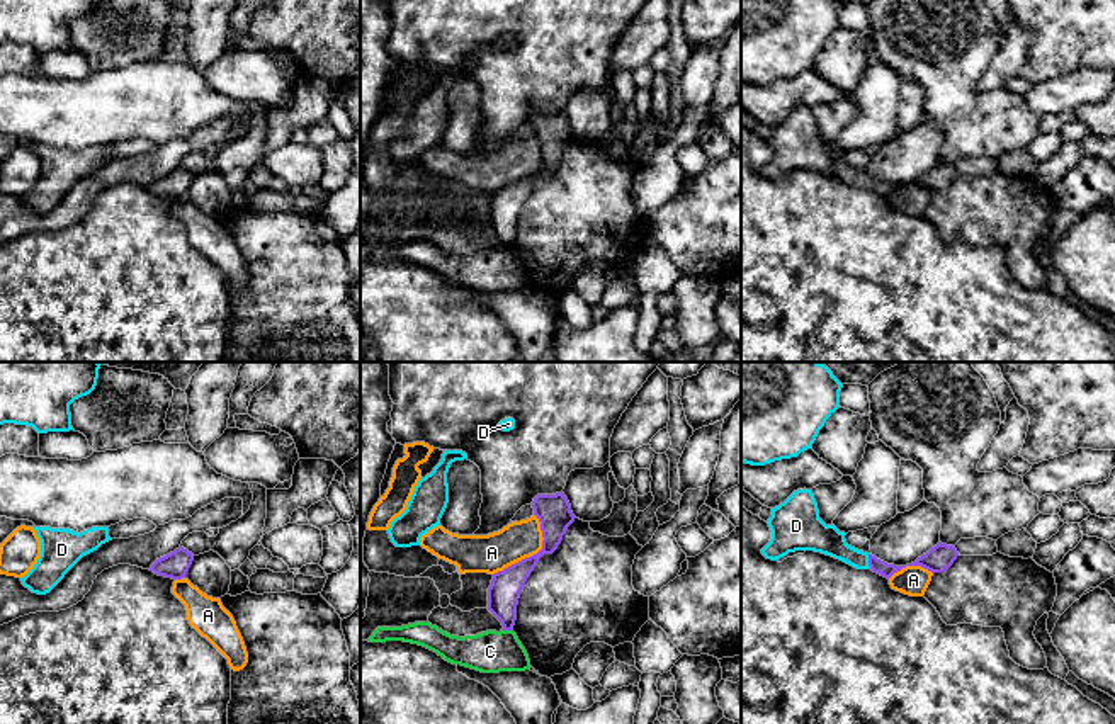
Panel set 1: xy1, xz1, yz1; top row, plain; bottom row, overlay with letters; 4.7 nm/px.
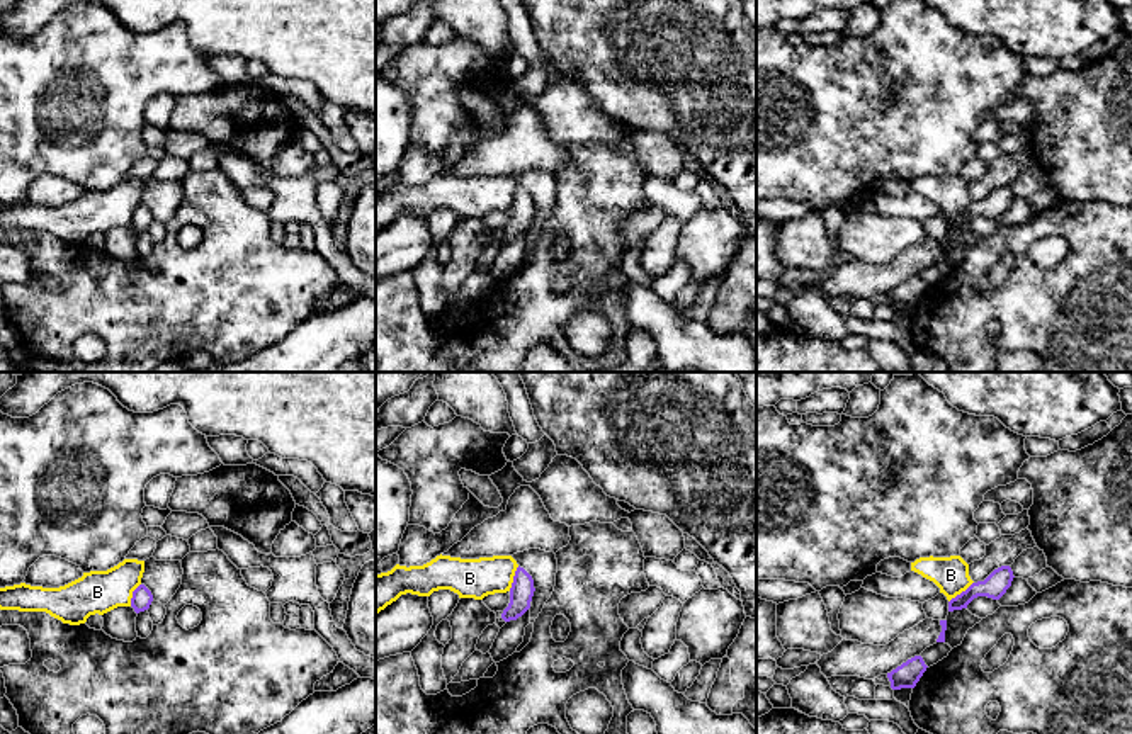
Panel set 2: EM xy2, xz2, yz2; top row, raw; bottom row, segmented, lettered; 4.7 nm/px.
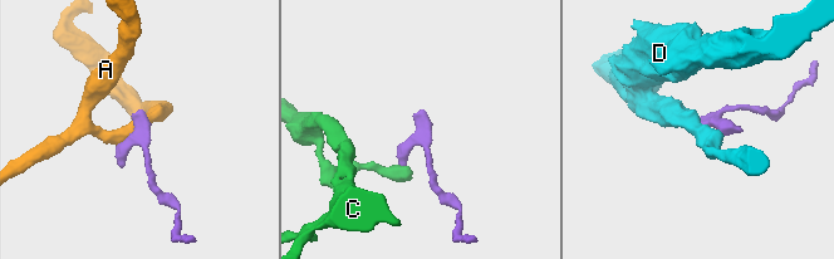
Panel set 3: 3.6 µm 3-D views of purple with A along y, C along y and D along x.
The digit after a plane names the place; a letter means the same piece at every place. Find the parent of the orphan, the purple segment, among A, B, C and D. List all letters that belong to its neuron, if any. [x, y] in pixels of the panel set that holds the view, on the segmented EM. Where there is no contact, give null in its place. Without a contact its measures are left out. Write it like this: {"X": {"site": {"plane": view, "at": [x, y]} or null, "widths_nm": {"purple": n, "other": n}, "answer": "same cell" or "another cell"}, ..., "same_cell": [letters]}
{"A": {"site": {"plane": "xz1", "at": [534, 554]}, "widths_nm": {"purple": 160, "other": 180}, "answer": "another cell"}, "B": {"site": {"plane": "xz2", "at": [514, 578]}, "widths_nm": {"purple": 110, "other": 190}, "answer": "another cell"}, "C": {"site": {"plane": "xz1", "at": [509, 629]}, "widths_nm": {"purple": 150, "other": 200}, "answer": "another cell"}, "D": {"site": {"plane": "yz1", "at": [869, 561]}, "widths_nm": {"purple": 70, "other": 140}, "answer": "same cell"}, "same_cell": ["D"]}

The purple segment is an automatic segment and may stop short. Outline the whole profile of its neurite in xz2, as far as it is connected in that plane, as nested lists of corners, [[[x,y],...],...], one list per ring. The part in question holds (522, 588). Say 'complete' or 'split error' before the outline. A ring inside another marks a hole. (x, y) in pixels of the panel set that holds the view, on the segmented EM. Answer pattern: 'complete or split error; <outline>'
complete; [[[518,566],[510,588],[510,603],[503,610],[501,618],[510,622],[522,617],[530,608],[534,591],[535,588],[532,576]]]

